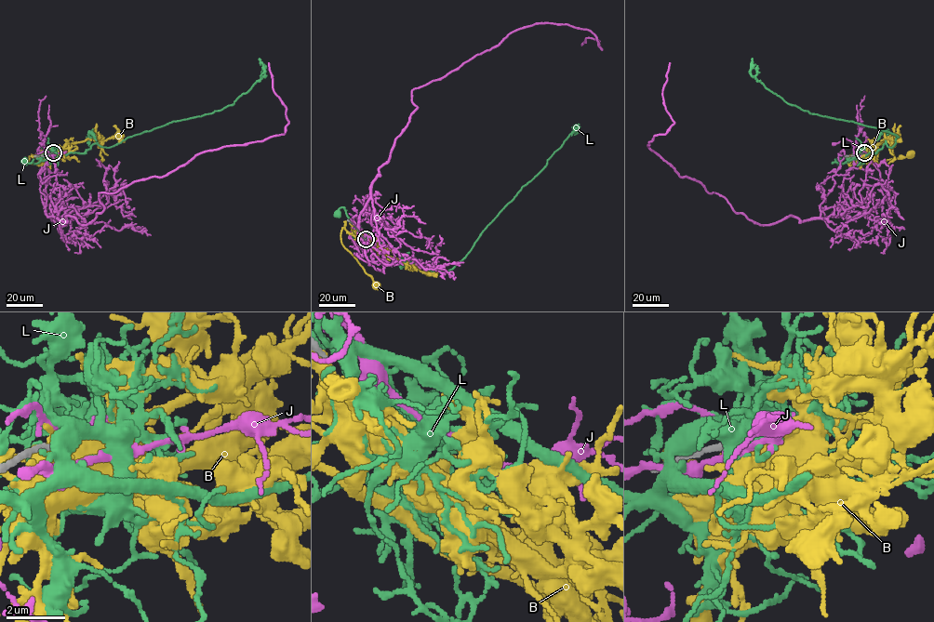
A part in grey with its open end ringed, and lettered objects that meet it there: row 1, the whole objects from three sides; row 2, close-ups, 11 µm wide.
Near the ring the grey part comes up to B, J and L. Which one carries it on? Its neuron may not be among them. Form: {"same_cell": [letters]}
{"same_cell": []}

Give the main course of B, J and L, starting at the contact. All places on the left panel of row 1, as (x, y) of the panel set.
B: (50, 152), (48, 156), (30, 156), (28, 163), (58, 159), (63, 153)
J: (52, 152), (38, 176), (46, 213), (86, 225), (104, 209), (99, 193), (284, 134), (268, 62)
L: (50, 152), (57, 156), (85, 152), (95, 143), (108, 148), (173, 121), (220, 111), (264, 76), (259, 58)

